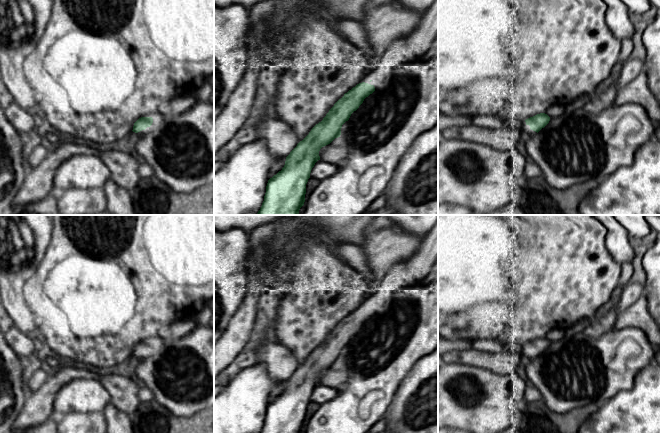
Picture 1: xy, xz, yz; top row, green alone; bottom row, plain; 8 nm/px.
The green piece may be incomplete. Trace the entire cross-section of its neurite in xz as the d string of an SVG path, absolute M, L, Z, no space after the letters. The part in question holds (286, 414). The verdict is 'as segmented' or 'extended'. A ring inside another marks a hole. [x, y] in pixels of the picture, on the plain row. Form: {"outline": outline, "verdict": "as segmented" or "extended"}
{"outline": "M438 220L423 238L417 252L406 261L393 266L378 285L378 291L369 294L355 311L345 317L323 344L316 348L309 358L290 376L282 394L268 404L264 425L260 433L300 433L305 426L306 408L310 402L311 394L315 387L320 384L320 373L330 368L335 362L340 361L342 349L349 344L351 338L359 332L366 321L374 315L383 314L389 310L395 293L422 281L428 275L437 258Z", "verdict": "extended"}

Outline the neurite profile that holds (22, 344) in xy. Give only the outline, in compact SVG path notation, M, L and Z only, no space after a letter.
M13 325L4 336L8 345L21 359L30 360L33 357L34 335L25 334Z

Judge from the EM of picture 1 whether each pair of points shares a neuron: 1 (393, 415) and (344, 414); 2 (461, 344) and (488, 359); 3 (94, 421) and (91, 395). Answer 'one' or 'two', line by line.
1: two
2: two
3: two

